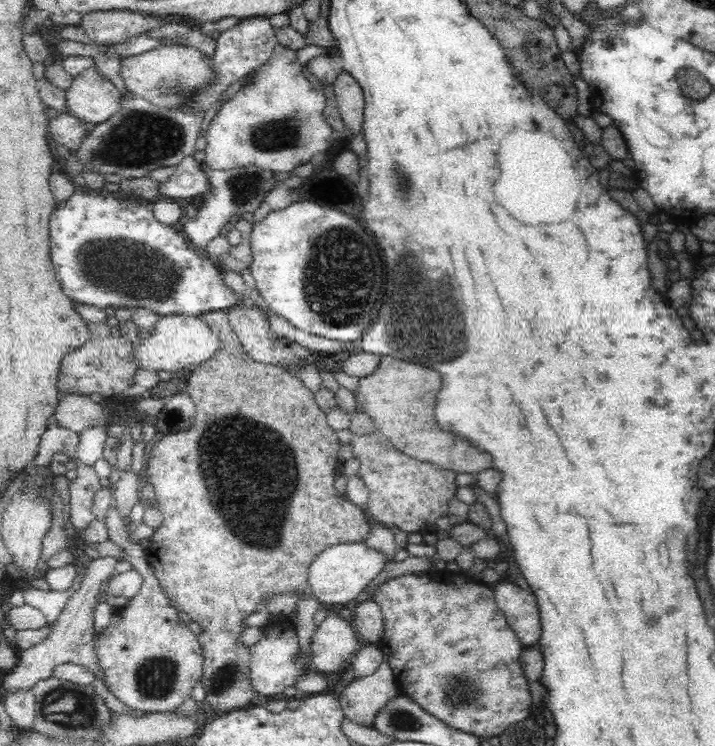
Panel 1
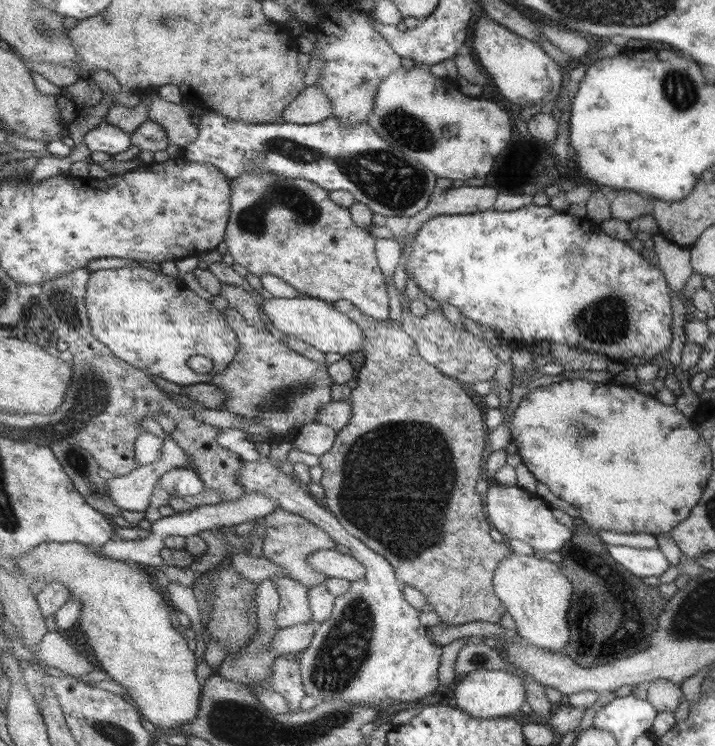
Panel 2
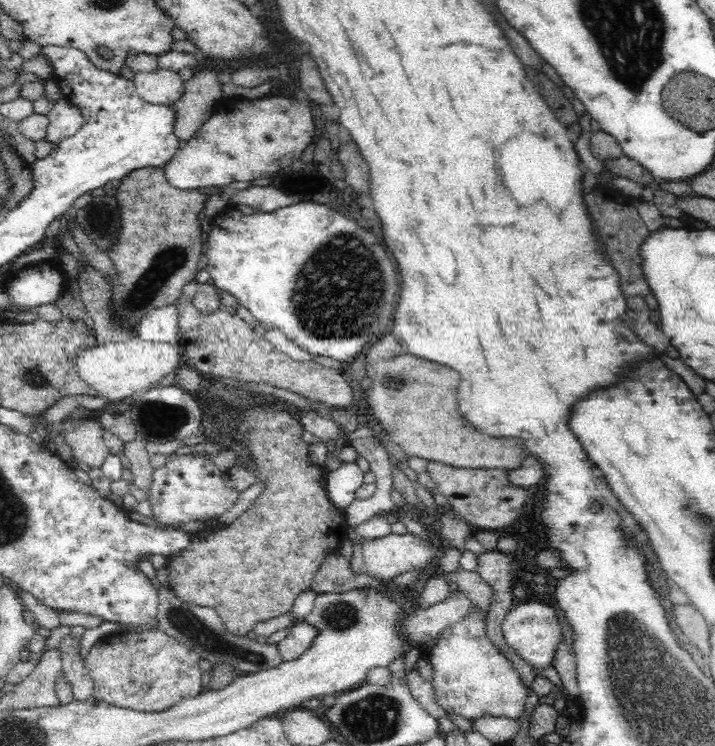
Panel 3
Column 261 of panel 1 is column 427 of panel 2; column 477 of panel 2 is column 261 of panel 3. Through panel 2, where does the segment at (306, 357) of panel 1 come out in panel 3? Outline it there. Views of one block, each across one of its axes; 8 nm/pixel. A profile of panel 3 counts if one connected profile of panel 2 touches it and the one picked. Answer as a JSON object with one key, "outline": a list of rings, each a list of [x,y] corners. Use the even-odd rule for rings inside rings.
{"outline":[[[178,299],[178,325],[182,333],[185,362],[196,371],[214,378],[230,378],[236,381],[268,384],[276,388],[285,388],[310,399],[324,402],[328,406],[345,409],[352,403],[352,389],[336,370],[330,370],[314,360],[294,361],[286,353],[279,352],[270,342],[256,336],[250,326],[220,308],[206,316],[199,313],[190,299]]]}

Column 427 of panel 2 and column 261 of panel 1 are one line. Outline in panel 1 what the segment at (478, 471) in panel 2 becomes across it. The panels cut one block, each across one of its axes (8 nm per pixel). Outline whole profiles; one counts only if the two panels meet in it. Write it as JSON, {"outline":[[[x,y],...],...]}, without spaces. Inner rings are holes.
{"outline":[[[226,311],[207,313],[200,318],[205,320],[209,328],[219,337],[221,346],[212,358],[195,366],[192,375],[188,378],[188,386],[185,387],[184,392],[195,404],[192,426],[176,435],[167,434],[152,446],[152,456],[148,460],[144,480],[154,486],[155,501],[163,514],[163,521],[150,537],[150,546],[146,549],[146,556],[170,601],[178,606],[178,610],[186,612],[192,621],[201,626],[202,632],[198,635],[198,643],[202,647],[204,662],[200,682],[205,688],[205,702],[218,712],[228,713],[251,706],[251,700],[256,694],[250,680],[249,647],[239,642],[239,634],[244,629],[242,619],[262,608],[262,601],[270,594],[293,594],[310,588],[307,568],[315,556],[326,547],[338,543],[363,542],[365,538],[368,538],[371,526],[368,525],[358,505],[336,493],[333,484],[341,465],[337,459],[341,443],[336,431],[328,426],[327,414],[318,407],[315,394],[312,394],[308,388],[304,388],[302,381],[292,376],[286,368],[274,366],[274,363],[254,361],[254,358],[247,355],[247,352],[243,350],[241,340],[229,324]]]}

